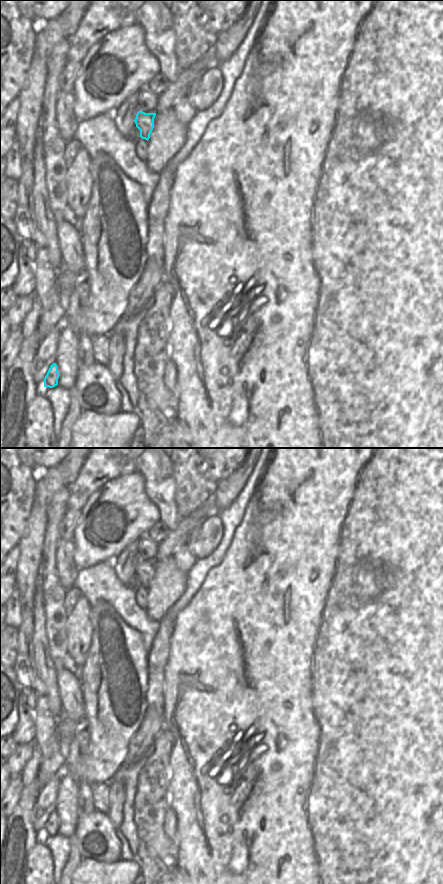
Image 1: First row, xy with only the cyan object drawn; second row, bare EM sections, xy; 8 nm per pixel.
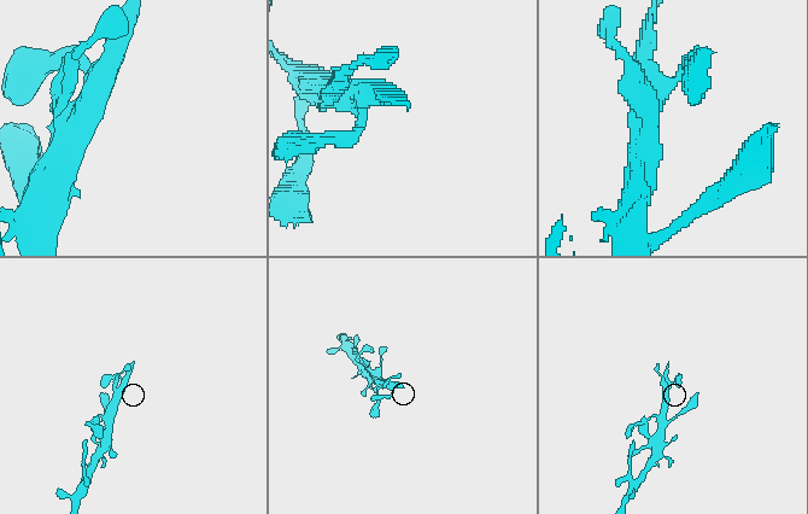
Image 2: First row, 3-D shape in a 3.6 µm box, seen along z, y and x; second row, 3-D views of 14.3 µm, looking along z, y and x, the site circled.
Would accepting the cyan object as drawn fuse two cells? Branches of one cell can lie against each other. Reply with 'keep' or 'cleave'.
keep

